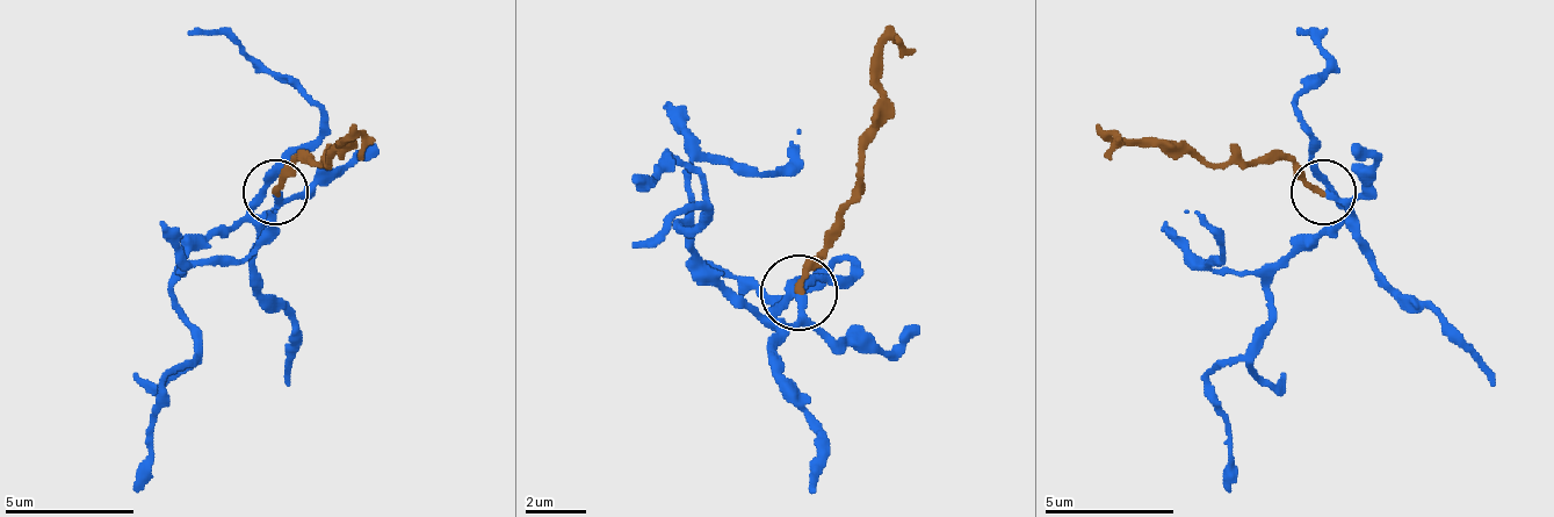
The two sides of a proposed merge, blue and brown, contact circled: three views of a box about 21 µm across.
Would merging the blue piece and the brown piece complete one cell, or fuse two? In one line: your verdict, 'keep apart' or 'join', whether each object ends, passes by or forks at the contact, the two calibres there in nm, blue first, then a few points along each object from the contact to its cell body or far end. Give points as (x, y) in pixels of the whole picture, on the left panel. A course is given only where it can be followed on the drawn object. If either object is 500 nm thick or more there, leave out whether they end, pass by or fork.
join; blue passes by; brown ends; calibres 190 and 190 nm; course blue (274, 194), (235, 220), (171, 278), (196, 354), (164, 381), (151, 471), (132, 490); course brown (274, 194), (300, 162), (325, 162), (345, 142), (377, 142)

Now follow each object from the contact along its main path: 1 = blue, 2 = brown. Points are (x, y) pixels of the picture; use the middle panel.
1: (796, 298), (766, 321), (751, 313), (676, 229), (691, 229), (706, 184), (669, 162), (653, 184), (630, 177)
2: (796, 291), (826, 252), (857, 184), (857, 146), (880, 101), (880, 48), (917, 48)

